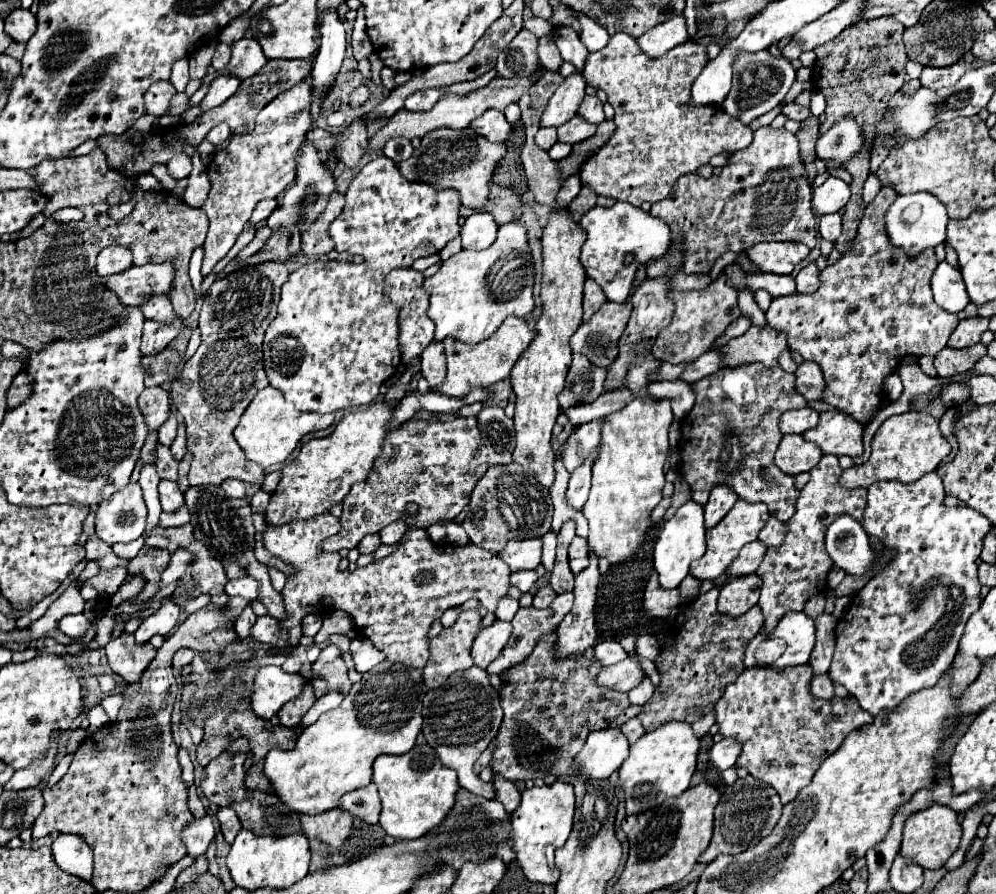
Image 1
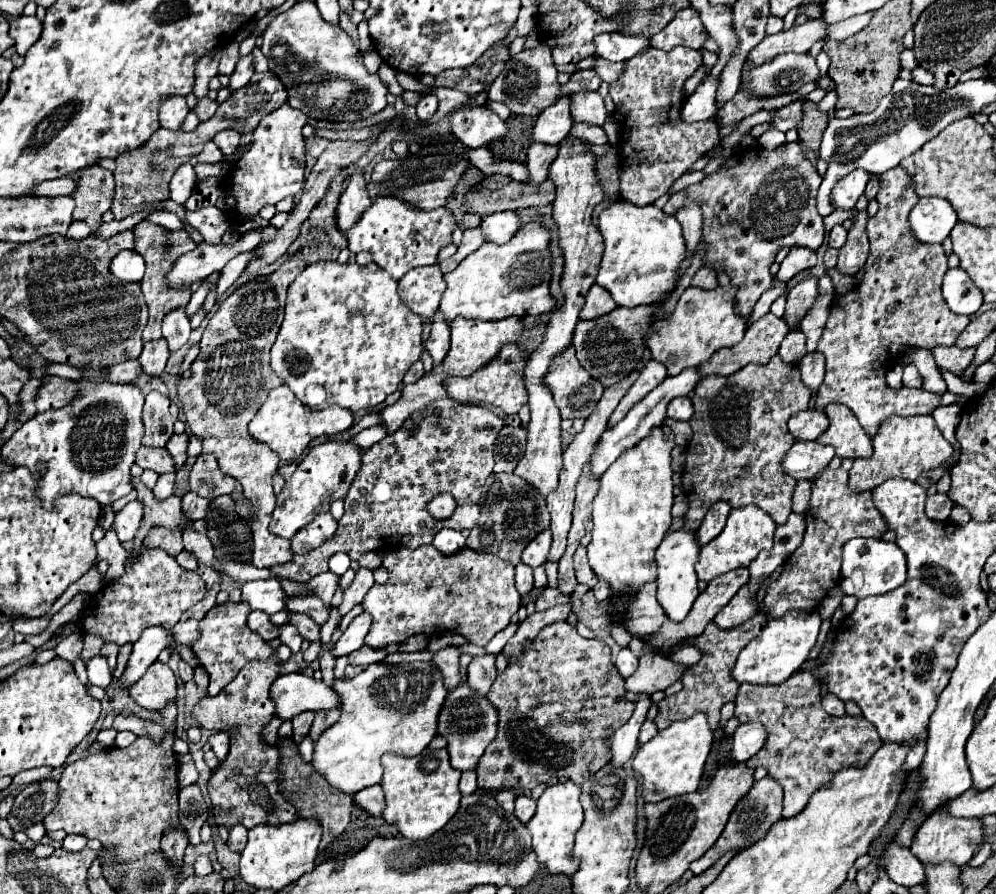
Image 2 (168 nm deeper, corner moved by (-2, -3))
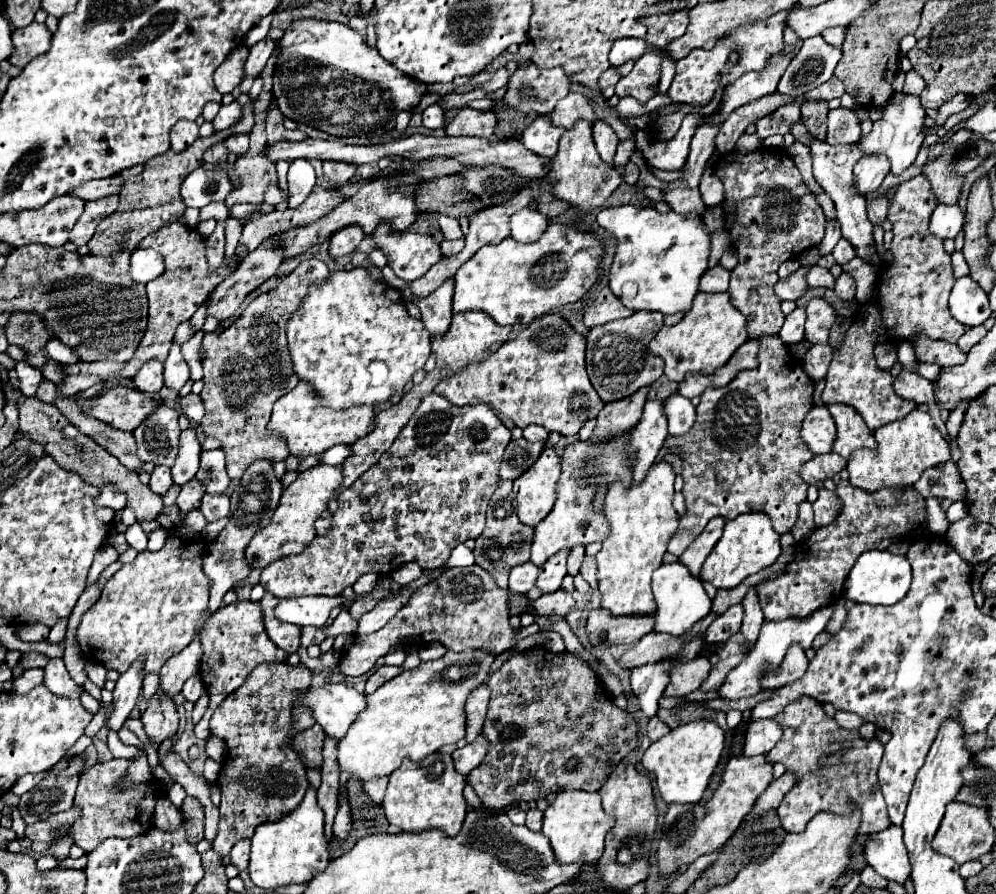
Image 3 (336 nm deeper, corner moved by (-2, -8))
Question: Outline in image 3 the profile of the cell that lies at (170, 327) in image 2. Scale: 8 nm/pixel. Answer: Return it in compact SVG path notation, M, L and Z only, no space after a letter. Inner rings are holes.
M177 345L171 347L171 353L167 357L167 361L163 363L165 367L165 387L173 389L173 391L181 391L181 387L189 381L189 365L181 355L181 349Z

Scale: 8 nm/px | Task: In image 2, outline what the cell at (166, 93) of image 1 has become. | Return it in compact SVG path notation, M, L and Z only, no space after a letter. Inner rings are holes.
M169 96L159 104L159 124L169 130L179 130L187 112L189 106L183 96Z

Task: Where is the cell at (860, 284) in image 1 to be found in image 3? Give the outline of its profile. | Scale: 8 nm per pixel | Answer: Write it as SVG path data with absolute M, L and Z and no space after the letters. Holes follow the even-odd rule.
M925 175L905 181L895 189L893 203L889 207L889 221L893 221L893 243L889 251L895 255L895 261L879 275L875 295L863 305L863 313L847 331L841 349L833 353L833 361L825 377L827 385L821 395L823 403L845 403L855 407L871 431L903 419L917 407L895 395L891 373L879 369L875 363L875 345L883 339L891 343L911 339L915 331L927 337L957 343L957 339L965 333L965 327L953 319L947 303L955 283L951 255L943 249L943 239L931 235L929 231L929 219L937 205L939 201Z

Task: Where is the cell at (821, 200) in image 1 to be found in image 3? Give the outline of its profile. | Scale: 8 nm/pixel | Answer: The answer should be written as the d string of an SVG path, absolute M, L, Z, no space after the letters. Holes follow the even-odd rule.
M881 153L865 155L855 165L855 189L863 195L869 195L883 183L883 179L889 173L891 173L889 157L883 157Z

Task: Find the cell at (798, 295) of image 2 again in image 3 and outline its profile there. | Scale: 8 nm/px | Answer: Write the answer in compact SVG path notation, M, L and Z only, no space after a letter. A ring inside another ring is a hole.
M797 307L791 315L785 317L785 323L779 331L779 337L785 345L793 345L805 339L805 319L807 319L807 313L803 307Z

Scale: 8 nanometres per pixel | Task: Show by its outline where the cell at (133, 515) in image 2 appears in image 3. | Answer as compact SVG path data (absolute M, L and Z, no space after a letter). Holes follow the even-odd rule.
M135 523L135 525L131 525L129 529L127 529L127 533L125 533L125 537L127 537L127 543L135 549L135 551L145 551L147 549L147 533L141 529L141 525L139 523Z

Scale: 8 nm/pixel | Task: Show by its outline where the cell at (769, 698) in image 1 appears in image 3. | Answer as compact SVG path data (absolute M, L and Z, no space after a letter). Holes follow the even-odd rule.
M811 697L787 705L775 721L783 727L783 739L767 753L767 759L783 763L799 777L799 783L785 795L777 809L781 823L789 833L801 833L807 827L807 821L821 811L847 815L853 807L861 811L859 835L883 831L891 825L885 799L877 785L877 769L883 757L879 739L865 741L859 733L839 727L835 719L825 715L823 705Z

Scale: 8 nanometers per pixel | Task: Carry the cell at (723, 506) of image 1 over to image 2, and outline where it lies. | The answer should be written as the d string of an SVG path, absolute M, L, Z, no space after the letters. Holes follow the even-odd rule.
M715 502L713 508L709 508L709 512L705 514L705 520L701 522L699 530L697 530L697 540L699 544L707 544L713 538L717 538L721 534L721 530L725 528L725 520L729 516L731 506L727 502Z

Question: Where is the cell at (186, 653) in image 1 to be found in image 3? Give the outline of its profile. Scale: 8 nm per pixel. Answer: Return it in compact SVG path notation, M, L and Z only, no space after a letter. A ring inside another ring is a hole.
M199 675L187 679L183 685L183 697L191 703L197 703L197 699L203 695L203 691L205 691L205 687L203 687L203 681Z

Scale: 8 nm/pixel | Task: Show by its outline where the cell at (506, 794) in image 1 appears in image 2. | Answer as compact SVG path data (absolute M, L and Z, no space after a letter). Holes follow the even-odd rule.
M517 796L515 798L515 816L525 824L527 820L531 820L533 814L535 814L535 800L527 798L527 796Z

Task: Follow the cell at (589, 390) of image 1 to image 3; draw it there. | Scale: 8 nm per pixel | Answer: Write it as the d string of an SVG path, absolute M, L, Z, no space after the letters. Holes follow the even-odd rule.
M559 313L543 315L509 337L487 359L439 381L435 393L445 395L453 405L467 405L477 399L509 417L521 429L535 423L561 435L577 435L583 423L597 417L605 405L589 383L585 347L587 339ZM553 343L561 343L561 347L553 347Z

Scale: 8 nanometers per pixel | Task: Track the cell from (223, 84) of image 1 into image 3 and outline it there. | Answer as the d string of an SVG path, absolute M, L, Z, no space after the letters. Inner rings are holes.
M265 37L265 39L257 41L257 43L251 47L251 51L249 51L249 59L247 59L247 63L245 63L245 73L247 73L247 75L259 75L259 73L263 71L265 63L267 63L267 59L271 57L273 49L275 49L275 41L273 41L273 39Z

